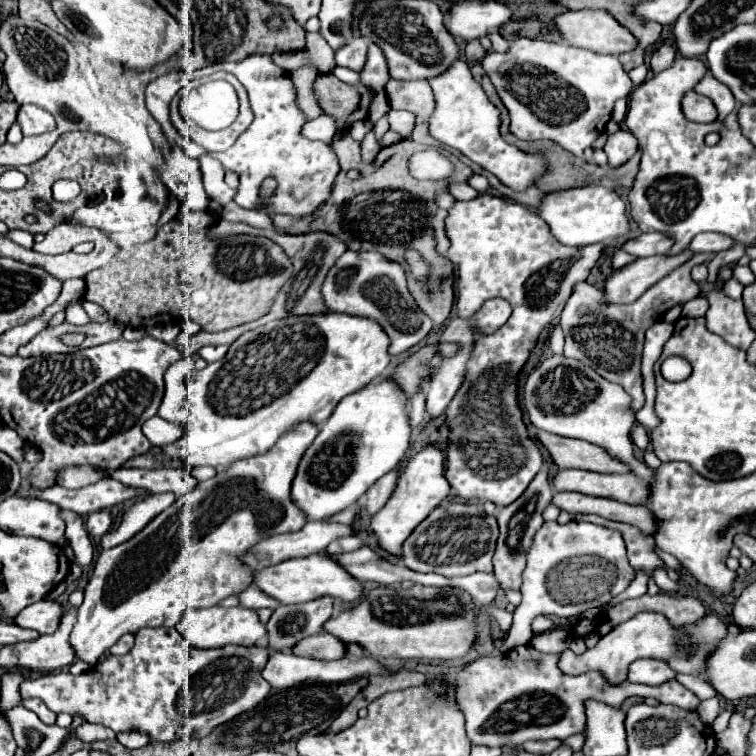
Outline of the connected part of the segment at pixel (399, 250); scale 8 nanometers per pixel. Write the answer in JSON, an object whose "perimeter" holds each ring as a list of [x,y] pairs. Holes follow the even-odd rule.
{"perimeter":[[[342,132],[342,138],[332,140],[330,146],[332,146],[334,154],[338,156],[340,172],[338,172],[338,176],[336,176],[336,180],[334,180],[332,192],[330,192],[330,196],[326,198],[326,202],[324,202],[312,216],[308,216],[308,218],[296,218],[296,220],[294,220],[294,218],[284,216],[284,214],[274,214],[274,216],[270,216],[272,222],[274,222],[274,226],[278,226],[278,228],[282,228],[282,230],[286,230],[286,232],[290,232],[290,234],[294,234],[294,232],[306,232],[306,228],[308,228],[308,230],[328,230],[330,234],[336,234],[338,238],[342,238],[342,242],[346,242],[346,246],[348,246],[350,250],[378,250],[384,258],[388,258],[388,260],[392,260],[392,262],[400,262],[402,266],[406,266],[404,260],[402,260],[404,250],[406,250],[406,248],[418,250],[418,252],[432,264],[432,270],[434,270],[434,272],[432,272],[432,278],[430,278],[430,292],[432,292],[432,296],[430,296],[428,300],[416,300],[416,304],[418,304],[418,308],[420,308],[434,324],[442,324],[442,322],[450,316],[450,310],[452,310],[452,304],[454,304],[454,290],[452,290],[452,284],[454,284],[454,266],[452,266],[444,256],[436,254],[436,250],[434,250],[436,242],[434,242],[434,238],[432,238],[430,220],[432,220],[432,216],[434,216],[434,212],[436,212],[434,196],[436,196],[438,192],[444,192],[444,190],[446,190],[446,180],[416,180],[416,178],[408,172],[408,160],[410,160],[410,156],[412,156],[414,152],[426,150],[428,146],[420,146],[420,144],[416,144],[416,142],[412,142],[412,140],[402,140],[400,146],[392,146],[392,152],[390,152],[390,146],[388,146],[388,148],[382,148],[382,152],[376,156],[376,160],[374,160],[372,164],[368,164],[368,166],[364,166],[364,164],[360,162],[360,146],[358,146],[356,140],[352,140],[350,132]],[[352,168],[362,170],[358,180],[350,180],[350,178],[346,176],[346,172],[352,170]],[[384,192],[402,192],[404,196],[380,196],[380,194],[384,194]]]}

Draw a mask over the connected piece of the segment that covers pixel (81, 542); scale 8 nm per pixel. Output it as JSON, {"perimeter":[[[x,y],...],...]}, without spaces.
{"perimeter":[[[62,510],[62,518],[66,522],[68,544],[74,550],[74,564],[78,564],[80,568],[90,566],[90,562],[92,562],[92,542],[90,542],[90,536],[86,532],[82,516],[72,514],[68,510]]]}

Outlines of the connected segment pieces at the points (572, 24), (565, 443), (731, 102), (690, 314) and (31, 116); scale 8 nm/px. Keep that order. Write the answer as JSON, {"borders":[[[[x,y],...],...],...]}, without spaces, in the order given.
{"borders":[[[[578,10],[578,12],[564,12],[554,18],[554,30],[560,32],[562,40],[570,46],[592,50],[598,54],[622,54],[636,48],[636,38],[632,38],[630,30],[620,26],[606,10]]],[[[536,432],[536,438],[548,450],[550,458],[558,468],[578,468],[578,470],[592,470],[592,472],[616,472],[624,474],[630,472],[622,462],[612,460],[604,450],[598,446],[590,446],[584,440],[560,438],[548,432]]],[[[706,74],[694,88],[696,92],[708,96],[714,106],[718,108],[718,122],[724,122],[724,118],[736,110],[736,100],[732,98],[732,92],[728,90],[728,86],[724,86],[720,80],[712,78],[710,74]]],[[[696,296],[696,298],[692,298],[692,300],[688,300],[688,302],[684,304],[682,316],[686,316],[686,318],[698,318],[698,316],[704,316],[706,306],[708,306],[708,304],[706,304],[706,298]]],[[[34,104],[20,106],[18,124],[22,126],[24,136],[44,134],[44,132],[52,132],[56,128],[54,116],[50,112],[46,112],[46,110],[42,110],[40,106],[34,106]]]]}

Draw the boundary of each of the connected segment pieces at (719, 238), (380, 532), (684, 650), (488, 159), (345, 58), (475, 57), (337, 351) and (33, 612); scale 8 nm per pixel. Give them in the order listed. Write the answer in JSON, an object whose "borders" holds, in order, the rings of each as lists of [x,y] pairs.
{"borders":[[[[714,232],[698,234],[690,242],[692,252],[722,252],[722,250],[728,250],[728,248],[732,248],[732,240],[728,236],[714,234]]],[[[432,442],[428,446],[424,446],[418,454],[414,454],[412,458],[406,460],[398,480],[396,480],[396,488],[392,492],[392,496],[388,498],[388,502],[384,504],[384,508],[372,518],[372,532],[378,540],[378,546],[382,550],[386,550],[388,554],[400,558],[400,548],[404,544],[404,540],[412,534],[412,530],[424,520],[428,518],[428,514],[442,502],[448,498],[450,494],[450,484],[444,478],[444,462],[446,462],[446,454],[444,450],[440,450],[438,442]]],[[[640,612],[602,636],[598,644],[592,650],[586,650],[582,656],[576,656],[572,650],[564,650],[560,654],[558,666],[564,674],[584,674],[588,670],[596,670],[606,678],[608,684],[624,682],[628,676],[628,666],[640,658],[664,658],[682,674],[700,674],[704,670],[708,654],[724,636],[726,624],[718,616],[704,616],[696,624],[674,628],[668,624],[668,620],[662,618],[662,614]]],[[[458,58],[456,62],[452,62],[452,66],[446,72],[428,78],[428,84],[434,90],[436,102],[436,108],[428,120],[428,132],[434,140],[460,150],[466,158],[492,172],[502,184],[506,184],[512,190],[524,190],[532,186],[534,178],[538,178],[544,172],[544,158],[520,152],[518,148],[506,144],[500,138],[500,112],[486,98],[480,84],[472,78],[470,68],[464,60]]],[[[354,36],[350,38],[340,50],[336,50],[336,64],[338,66],[346,66],[350,70],[360,72],[364,66],[364,58],[366,58],[366,40],[362,36]]],[[[479,39],[472,40],[467,43],[465,56],[468,60],[478,61],[486,54],[486,50],[481,46]]],[[[340,312],[290,316],[250,330],[230,344],[220,362],[212,362],[204,370],[194,370],[188,376],[188,404],[194,422],[180,440],[162,448],[162,452],[168,458],[180,458],[190,468],[226,466],[240,458],[264,454],[274,446],[280,434],[298,422],[310,420],[320,426],[346,394],[352,394],[382,376],[390,364],[388,346],[390,338],[378,322]]],[[[40,600],[36,604],[26,606],[14,618],[14,624],[18,624],[20,628],[36,630],[38,634],[52,634],[56,630],[56,626],[60,624],[62,610],[64,608],[54,600]]]]}

